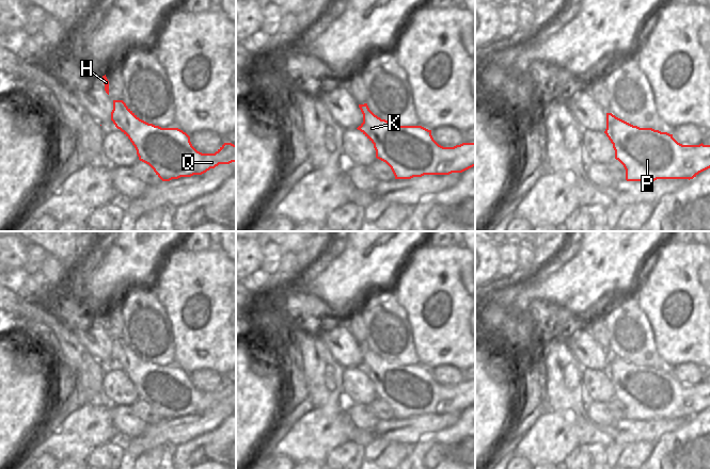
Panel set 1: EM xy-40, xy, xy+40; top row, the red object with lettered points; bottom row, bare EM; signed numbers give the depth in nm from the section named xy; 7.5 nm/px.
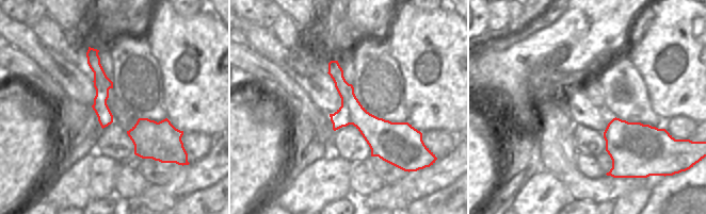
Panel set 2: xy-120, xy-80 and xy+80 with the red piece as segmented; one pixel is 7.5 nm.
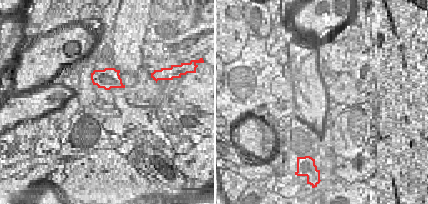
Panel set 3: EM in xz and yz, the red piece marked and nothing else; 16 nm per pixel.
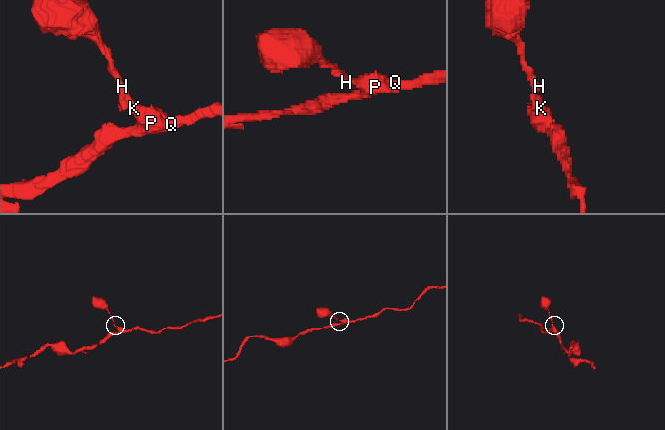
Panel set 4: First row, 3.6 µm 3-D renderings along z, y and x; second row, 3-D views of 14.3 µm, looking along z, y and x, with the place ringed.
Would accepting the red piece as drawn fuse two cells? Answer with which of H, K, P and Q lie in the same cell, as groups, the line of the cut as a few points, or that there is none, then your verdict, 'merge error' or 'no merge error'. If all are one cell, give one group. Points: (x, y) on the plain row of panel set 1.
groups H K P Q; cut none; no merge error

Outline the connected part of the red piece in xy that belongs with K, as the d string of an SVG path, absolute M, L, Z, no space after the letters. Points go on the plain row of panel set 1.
M367 342L359 343L363 361L357 367L373 383L376 397L385 401L395 418L411 418L424 414L449 414L462 411L475 405L475 382L462 382L454 386L439 384L431 374L431 369L422 365L398 365L375 354Z

